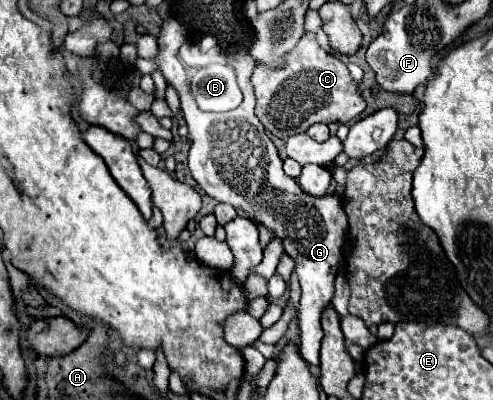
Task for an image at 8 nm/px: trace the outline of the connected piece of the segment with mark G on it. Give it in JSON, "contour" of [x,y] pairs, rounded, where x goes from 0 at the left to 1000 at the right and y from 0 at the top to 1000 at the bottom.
{"contour":[[[333,45],[325,60],[320,90],[320,140],[310,150],[278,145],[276,170],[286,188],[306,188],[325,175],[353,215],[369,255],[369,285],[381,300],[385,325],[385,380],[381,380],[381,420],[402,455],[402,465],[434,500],[475,515],[491,525],[507,550],[519,550],[535,565],[552,590],[568,595],[576,630],[596,650],[600,685],[613,715],[613,750],[604,765],[604,825],[609,825],[609,885],[613,895],[645,915],[649,910],[649,850],[653,815],[649,790],[669,765],[677,740],[677,690],[686,685],[686,665],[694,645],[694,610],[706,570],[706,550],[686,490],[629,490],[609,470],[609,460],[580,440],[572,425],[572,400],[564,390],[560,365],[540,340],[535,315],[515,285],[519,240],[507,210],[507,190],[519,170],[519,150],[503,130],[483,130],[462,145],[462,160],[475,170],[479,190],[487,190],[487,220],[495,235],[495,255],[467,280],[426,285],[394,260],[394,240],[385,230],[377,200],[377,170],[361,150],[361,125],[377,105],[381,75],[353,45]]]}

